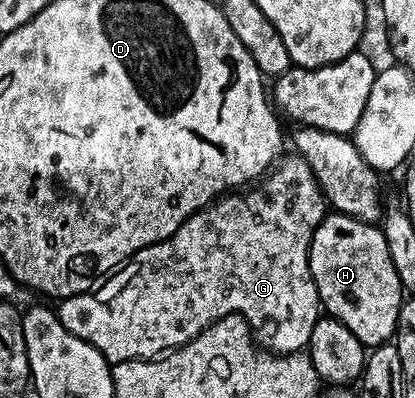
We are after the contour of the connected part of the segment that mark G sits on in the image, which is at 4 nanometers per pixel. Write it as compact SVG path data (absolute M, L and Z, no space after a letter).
M298 153L284 154L275 166L254 185L248 186L246 190L239 189L234 193L228 193L216 199L214 203L210 203L208 207L202 207L200 211L193 213L193 217L184 221L181 229L177 229L177 233L173 233L173 237L169 237L165 241L157 241L157 245L149 245L145 249L141 249L122 267L106 276L94 289L83 291L79 295L70 295L68 299L62 300L57 307L61 325L65 325L65 329L69 329L69 333L73 333L73 337L81 337L81 341L89 341L89 345L93 345L93 349L100 351L112 365L134 359L153 359L175 350L176 347L184 347L189 340L197 337L205 328L226 315L240 315L250 327L260 348L273 351L276 355L291 355L295 351L303 351L309 337L313 337L313 325L317 325L317 321L321 317L317 285L313 281L309 269L309 249L317 225L321 225L321 221L327 214L329 214L329 204L324 199L323 191L307 162Z

